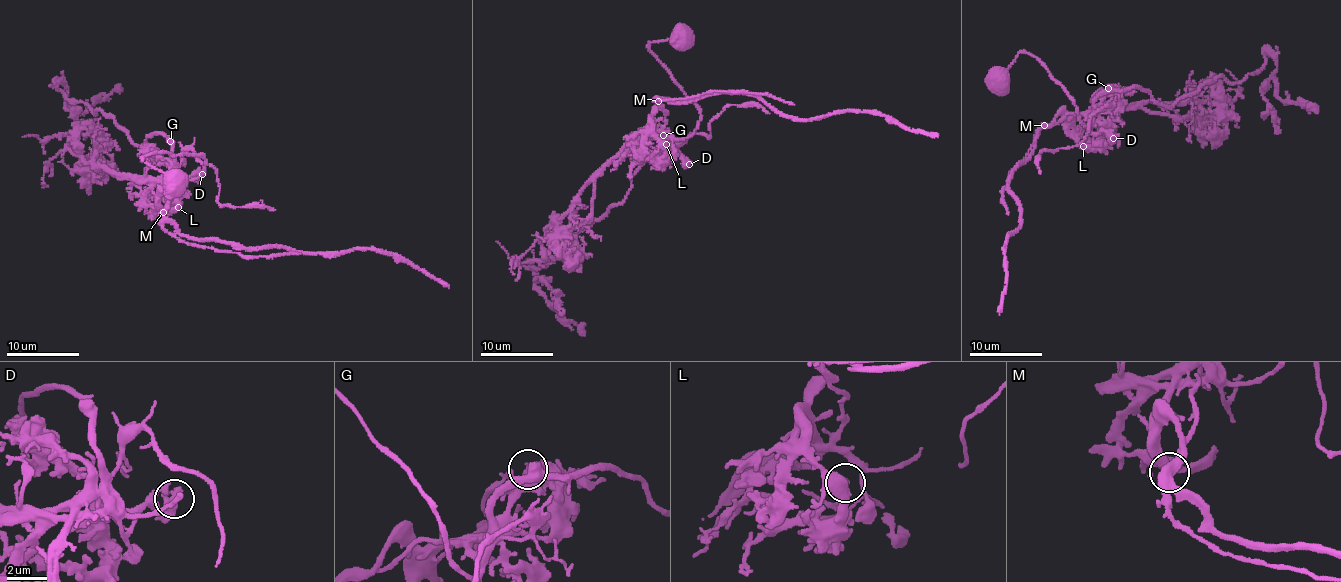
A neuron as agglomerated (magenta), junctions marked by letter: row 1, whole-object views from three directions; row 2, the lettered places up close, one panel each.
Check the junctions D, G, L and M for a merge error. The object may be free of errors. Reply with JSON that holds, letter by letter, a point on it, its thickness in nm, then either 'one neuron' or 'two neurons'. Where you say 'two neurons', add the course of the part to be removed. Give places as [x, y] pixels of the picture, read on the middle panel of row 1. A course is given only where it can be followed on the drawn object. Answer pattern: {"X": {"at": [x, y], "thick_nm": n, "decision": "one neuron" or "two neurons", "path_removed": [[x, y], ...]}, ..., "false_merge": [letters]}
{"D": {"at": [689, 164], "thick_nm": 480, "decision": "one neuron"}, "G": {"at": [663, 135], "thick_nm": 480, "decision": "one neuron"}, "L": {"at": [666, 144], "thick_nm": 480, "decision": "one neuron"}, "M": {"at": [658, 101], "thick_nm": 460, "decision": "two neurons", "path_removed": [[657, 101], [669, 131], [621, 202], [575, 235], [563, 256], [531, 268], [546, 300], [584, 336]]}, "false_merge": ["M"]}

